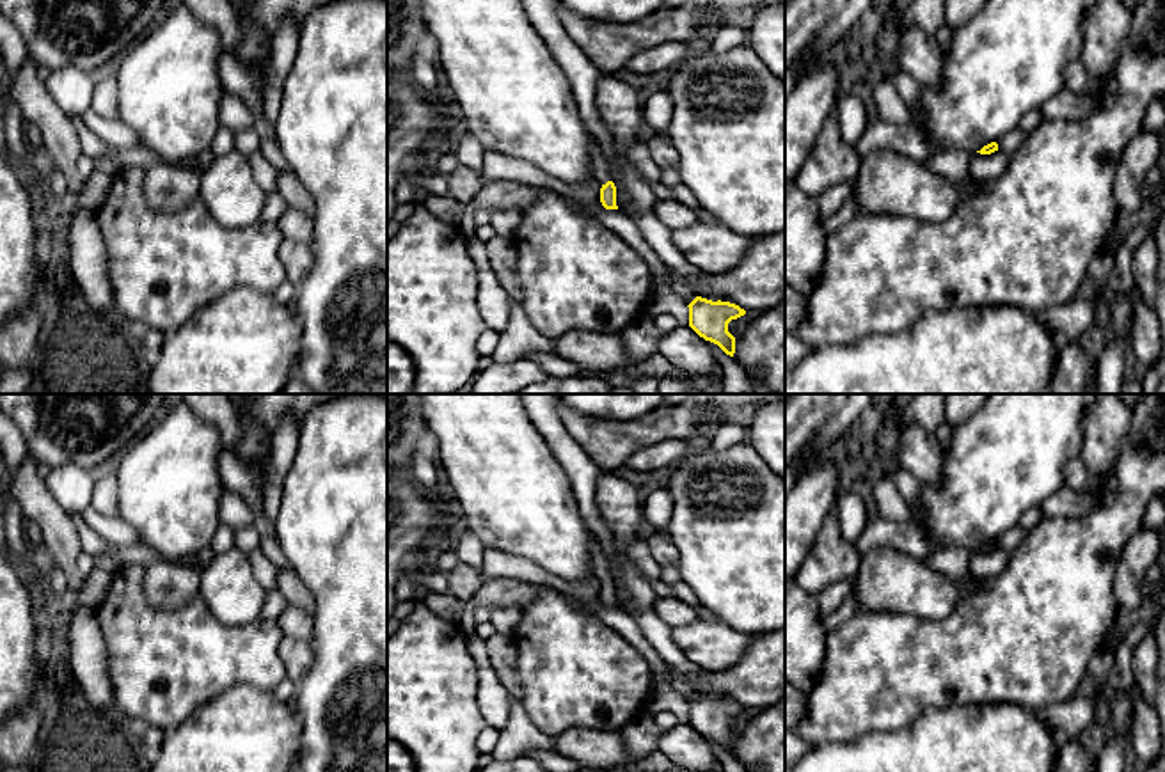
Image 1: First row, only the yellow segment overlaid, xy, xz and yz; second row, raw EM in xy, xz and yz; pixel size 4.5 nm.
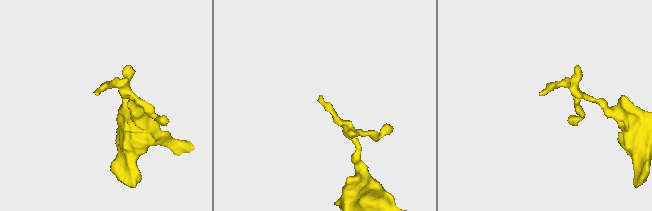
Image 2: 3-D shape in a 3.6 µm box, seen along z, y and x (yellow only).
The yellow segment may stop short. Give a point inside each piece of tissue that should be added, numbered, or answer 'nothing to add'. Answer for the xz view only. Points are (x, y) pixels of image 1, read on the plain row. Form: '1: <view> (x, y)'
1: xz (599, 561)

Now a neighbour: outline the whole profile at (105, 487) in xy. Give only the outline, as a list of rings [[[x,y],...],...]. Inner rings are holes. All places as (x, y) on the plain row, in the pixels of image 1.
[[[112,467],[98,472],[91,508],[103,516],[117,516],[117,477]]]

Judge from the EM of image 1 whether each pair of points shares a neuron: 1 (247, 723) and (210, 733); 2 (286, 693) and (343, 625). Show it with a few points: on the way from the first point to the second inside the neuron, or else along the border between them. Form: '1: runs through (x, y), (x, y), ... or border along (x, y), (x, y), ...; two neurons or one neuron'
1: runs through (238, 732), (219, 733); one neuron
2: border along (299, 685), (292, 703); two neurons

